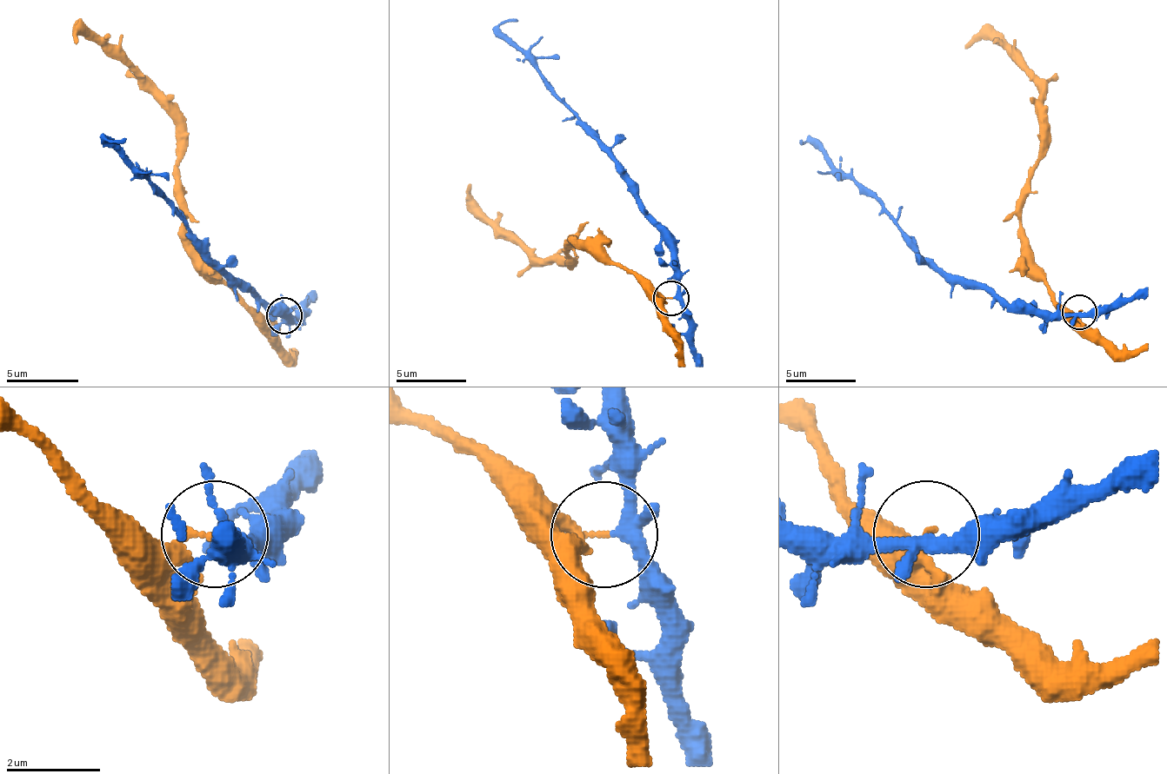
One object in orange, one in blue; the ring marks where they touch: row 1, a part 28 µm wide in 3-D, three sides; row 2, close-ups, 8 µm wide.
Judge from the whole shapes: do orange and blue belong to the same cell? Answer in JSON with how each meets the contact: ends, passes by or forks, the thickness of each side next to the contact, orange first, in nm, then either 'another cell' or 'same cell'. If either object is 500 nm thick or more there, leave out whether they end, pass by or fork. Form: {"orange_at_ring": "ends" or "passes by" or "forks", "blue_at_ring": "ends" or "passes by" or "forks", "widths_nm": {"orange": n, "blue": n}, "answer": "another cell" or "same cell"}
{"orange_at_ring": "passes by", "blue_at_ring": "forks", "widths_nm": {"orange": 100, "blue": 240}, "answer": "another cell"}

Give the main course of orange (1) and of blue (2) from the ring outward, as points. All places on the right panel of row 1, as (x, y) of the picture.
1: (1078, 311), (1071, 314), (1032, 265), (1022, 234), (1025, 181), (1043, 146), (1043, 86), (994, 41), (965, 48)
2: (1078, 314), (1018, 311), (990, 290), (948, 280), (899, 223), (811, 142), (801, 139)

